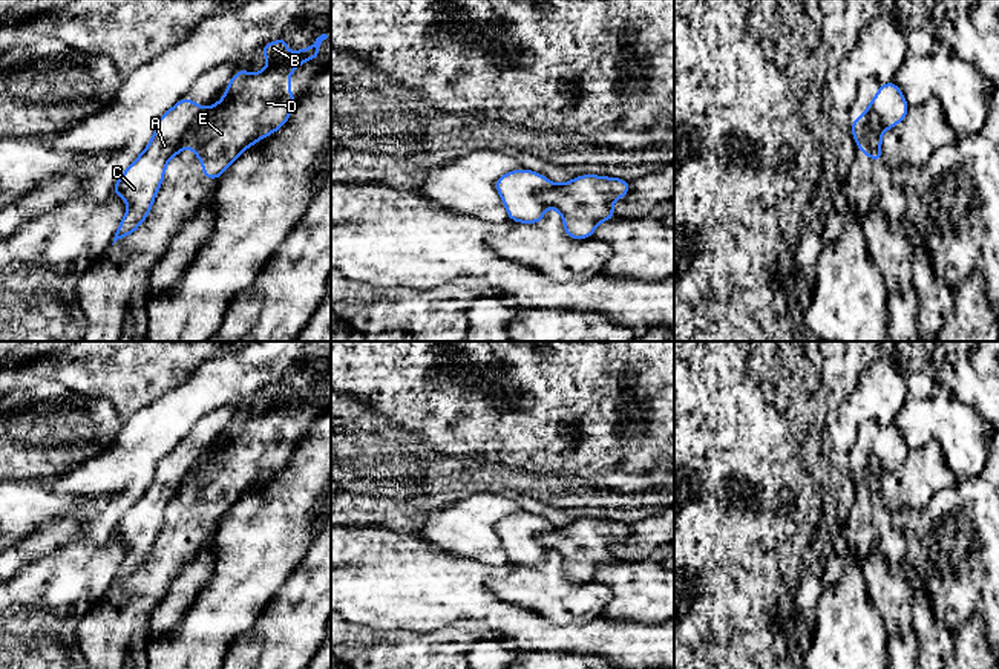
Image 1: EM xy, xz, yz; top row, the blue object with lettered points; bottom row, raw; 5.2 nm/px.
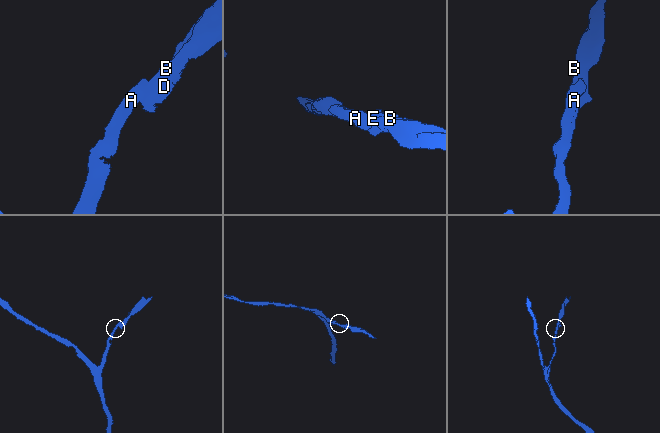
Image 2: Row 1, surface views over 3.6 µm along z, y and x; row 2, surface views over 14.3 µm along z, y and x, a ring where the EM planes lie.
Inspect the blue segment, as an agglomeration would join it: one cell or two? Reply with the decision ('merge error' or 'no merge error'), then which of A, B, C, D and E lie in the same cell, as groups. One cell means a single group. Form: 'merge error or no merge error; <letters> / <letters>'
merge error; A C / B D E

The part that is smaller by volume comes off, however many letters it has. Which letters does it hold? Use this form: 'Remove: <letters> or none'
Remove: B, D, E

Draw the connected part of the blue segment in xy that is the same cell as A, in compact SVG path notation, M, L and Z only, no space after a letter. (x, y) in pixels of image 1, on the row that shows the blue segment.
M182 98L159 116L150 142L113 187L112 193L123 197L129 205L115 233L113 243L133 234L146 220L164 181L165 165L187 145L201 113L201 104Z

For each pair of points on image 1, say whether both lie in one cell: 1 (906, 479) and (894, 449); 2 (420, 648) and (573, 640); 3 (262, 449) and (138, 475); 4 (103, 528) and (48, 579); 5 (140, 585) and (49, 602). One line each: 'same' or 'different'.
1: different
2: different
3: different
4: different
5: different

